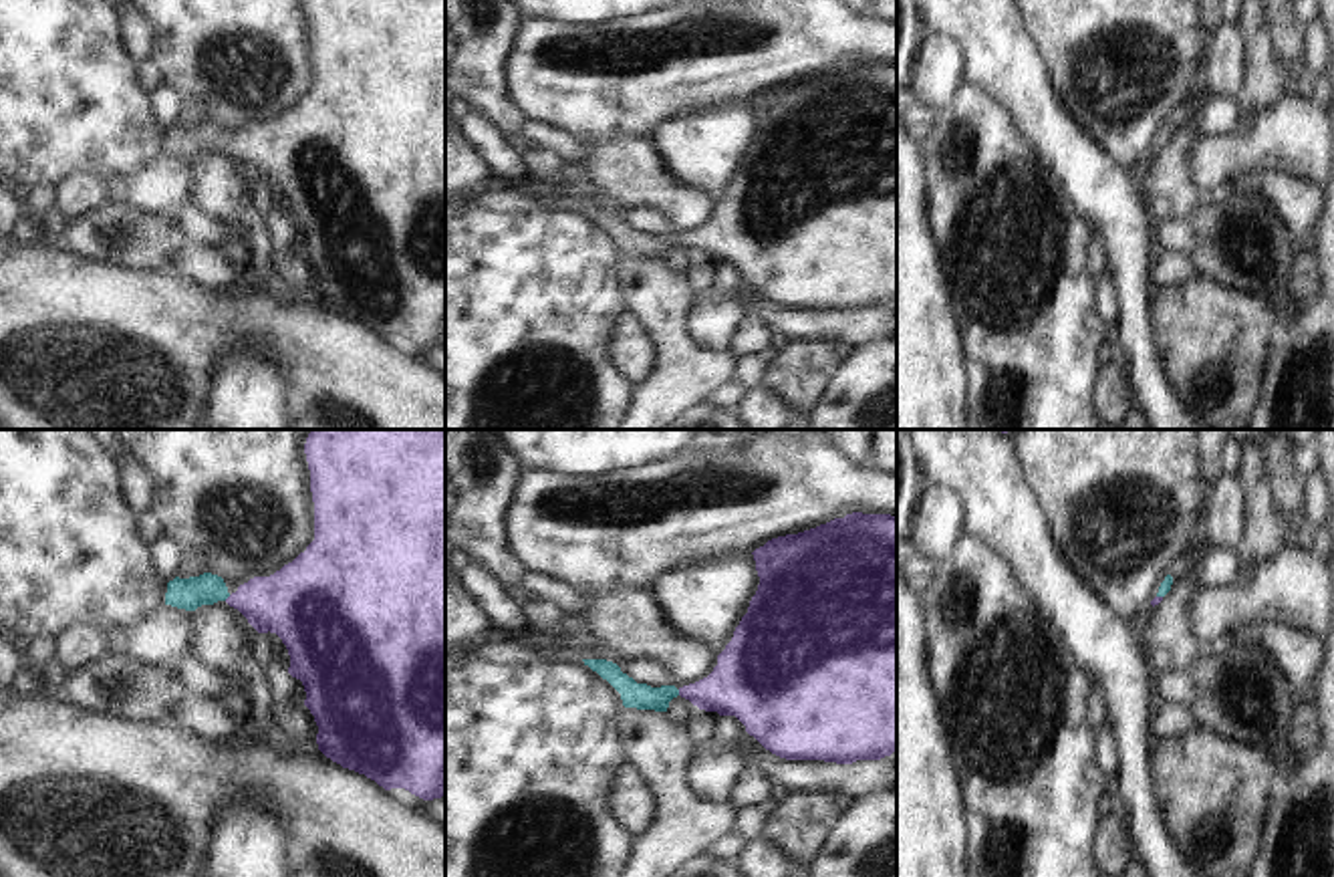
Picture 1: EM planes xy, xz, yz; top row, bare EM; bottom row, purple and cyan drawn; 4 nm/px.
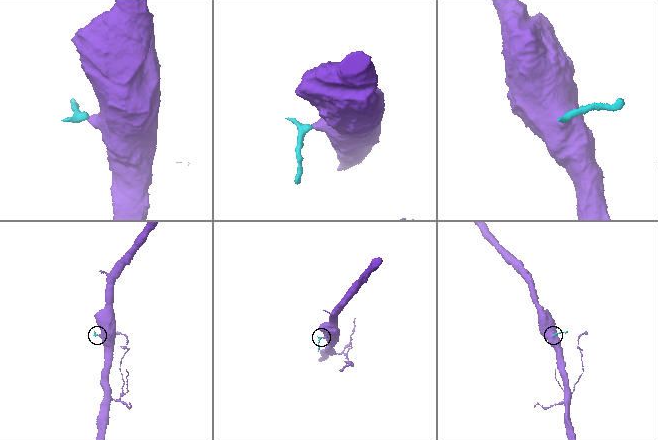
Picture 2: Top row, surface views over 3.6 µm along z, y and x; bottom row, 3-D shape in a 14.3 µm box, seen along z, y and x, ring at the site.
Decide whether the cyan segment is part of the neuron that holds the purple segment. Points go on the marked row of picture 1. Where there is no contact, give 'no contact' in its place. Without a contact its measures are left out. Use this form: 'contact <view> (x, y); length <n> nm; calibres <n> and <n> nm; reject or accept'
contact xy (228, 597); length 40 nm; calibres 280 and 130 nm; accept

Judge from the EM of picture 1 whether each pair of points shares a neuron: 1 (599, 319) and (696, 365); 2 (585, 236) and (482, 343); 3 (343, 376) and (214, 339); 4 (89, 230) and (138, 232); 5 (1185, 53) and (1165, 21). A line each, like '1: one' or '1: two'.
1: two
2: one
3: one
4: one
5: one

